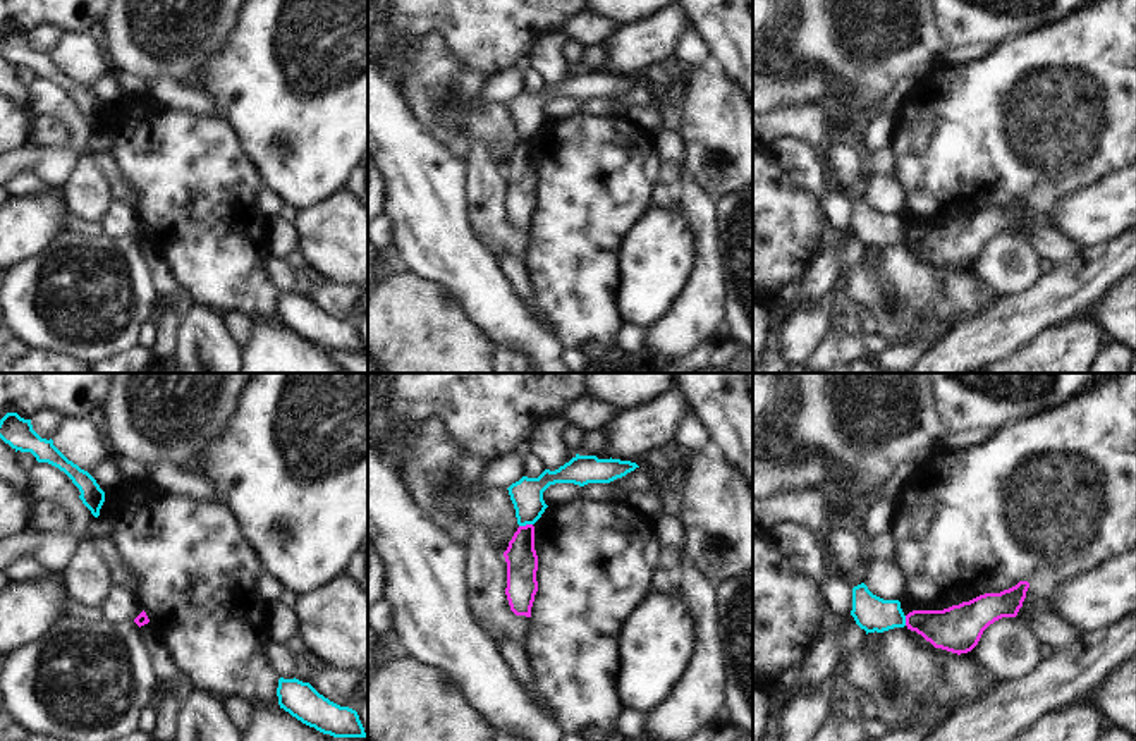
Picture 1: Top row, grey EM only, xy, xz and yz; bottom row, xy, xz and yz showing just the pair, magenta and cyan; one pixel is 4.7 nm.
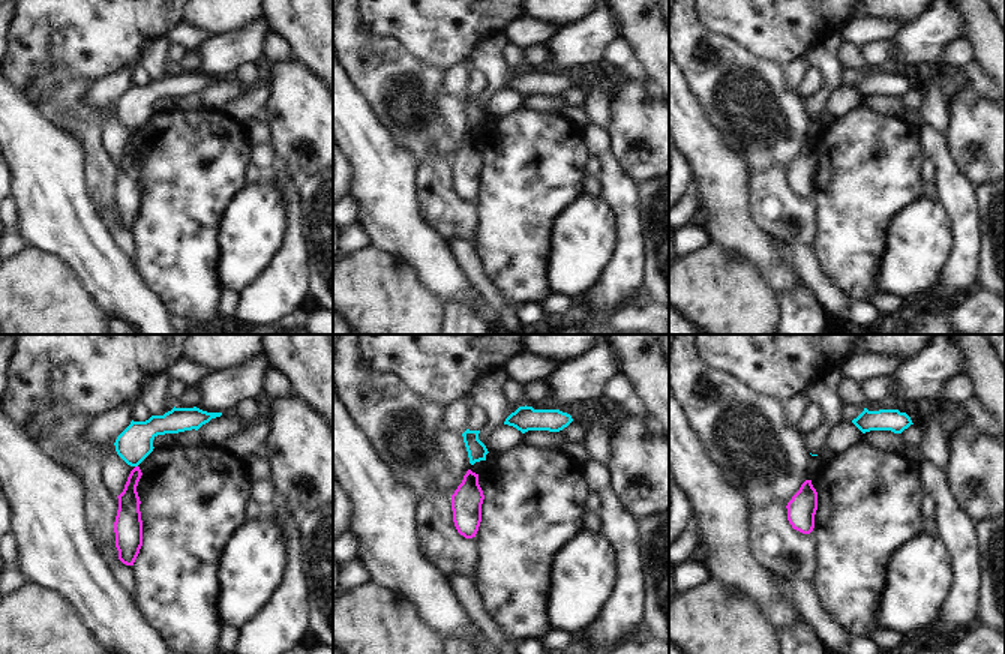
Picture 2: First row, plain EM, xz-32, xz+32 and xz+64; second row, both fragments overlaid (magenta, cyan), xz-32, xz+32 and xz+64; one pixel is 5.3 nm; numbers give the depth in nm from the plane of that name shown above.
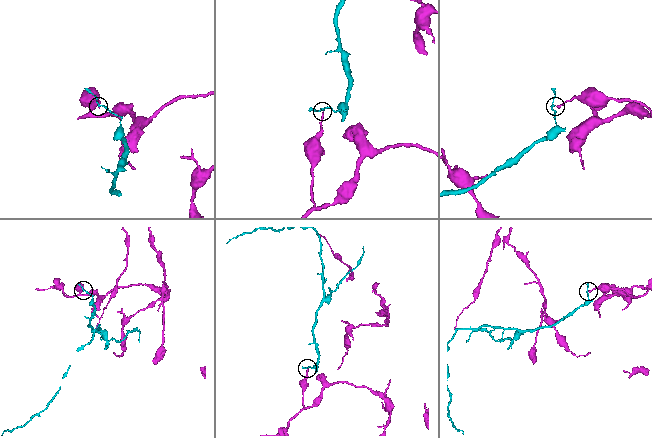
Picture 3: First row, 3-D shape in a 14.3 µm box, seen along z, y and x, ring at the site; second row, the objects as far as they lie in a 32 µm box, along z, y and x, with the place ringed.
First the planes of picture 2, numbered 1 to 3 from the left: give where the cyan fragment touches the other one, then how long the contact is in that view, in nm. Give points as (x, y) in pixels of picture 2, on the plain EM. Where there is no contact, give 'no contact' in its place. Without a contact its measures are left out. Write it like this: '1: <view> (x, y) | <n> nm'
1: no contact
2: no contact
3: no contact

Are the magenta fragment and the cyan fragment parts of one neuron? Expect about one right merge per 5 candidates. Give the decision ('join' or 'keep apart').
keep apart

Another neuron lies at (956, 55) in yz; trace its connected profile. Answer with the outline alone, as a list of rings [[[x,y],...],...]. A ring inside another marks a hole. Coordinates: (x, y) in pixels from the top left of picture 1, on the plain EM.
[[[974,43],[971,46],[950,45],[942,60],[954,67],[964,67],[973,62],[985,60],[986,57],[993,55],[997,50],[999,46],[988,43]]]

